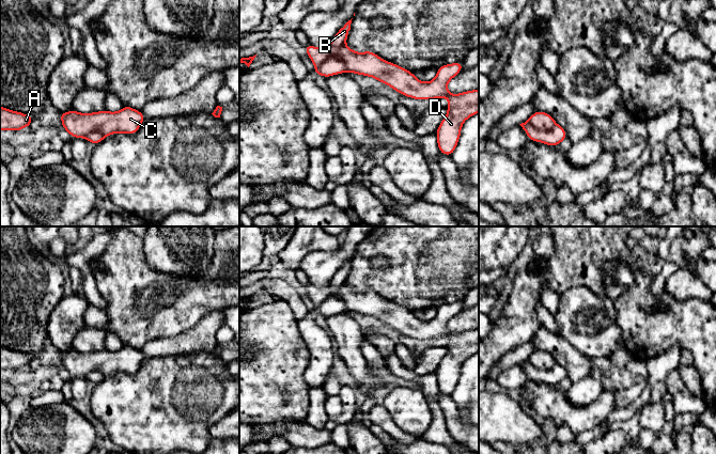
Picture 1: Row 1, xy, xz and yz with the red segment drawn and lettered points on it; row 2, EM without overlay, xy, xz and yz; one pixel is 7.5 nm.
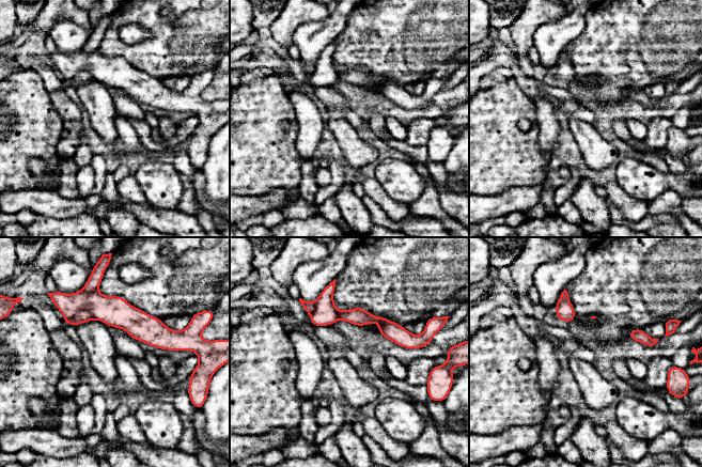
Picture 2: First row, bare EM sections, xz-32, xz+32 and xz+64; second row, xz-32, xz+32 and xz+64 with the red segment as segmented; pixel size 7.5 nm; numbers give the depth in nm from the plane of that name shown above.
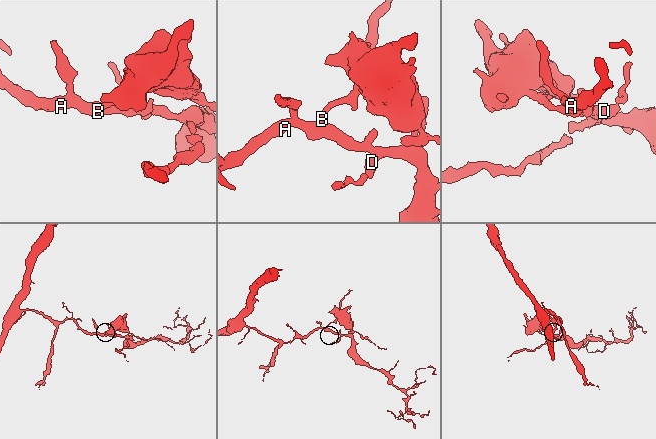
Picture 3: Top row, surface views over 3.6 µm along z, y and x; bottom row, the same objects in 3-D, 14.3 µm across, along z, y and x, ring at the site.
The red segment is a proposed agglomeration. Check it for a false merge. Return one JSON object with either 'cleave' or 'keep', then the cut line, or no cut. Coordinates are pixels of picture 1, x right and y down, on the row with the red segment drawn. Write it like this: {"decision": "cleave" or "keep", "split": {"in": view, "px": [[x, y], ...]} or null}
{"decision": "cleave", "split": {"in": "yz", "px": [[527, 121], [533, 127], [542, 130], [549, 130], [556, 124]]}}

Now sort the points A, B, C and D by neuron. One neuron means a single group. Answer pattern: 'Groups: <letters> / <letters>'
Groups: A C D / B

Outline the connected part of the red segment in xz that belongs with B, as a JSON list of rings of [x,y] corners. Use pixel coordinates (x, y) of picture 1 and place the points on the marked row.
[[[352,19],[348,20],[333,36],[330,42],[330,56],[327,60],[314,71],[314,75],[321,75],[325,78],[343,74],[347,72],[347,68],[340,58],[339,49],[345,44],[347,35],[351,30]]]

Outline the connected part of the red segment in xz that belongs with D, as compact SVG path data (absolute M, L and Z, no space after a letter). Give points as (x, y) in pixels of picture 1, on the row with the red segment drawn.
M344 44L340 47L339 54L348 73L375 78L404 96L420 100L447 97L448 113L435 135L439 152L448 156L453 154L463 123L479 112L479 90L451 94L447 89L449 81L462 72L463 62L443 64L437 68L437 75L432 81L422 82L414 73L383 60L370 50L356 52Z

